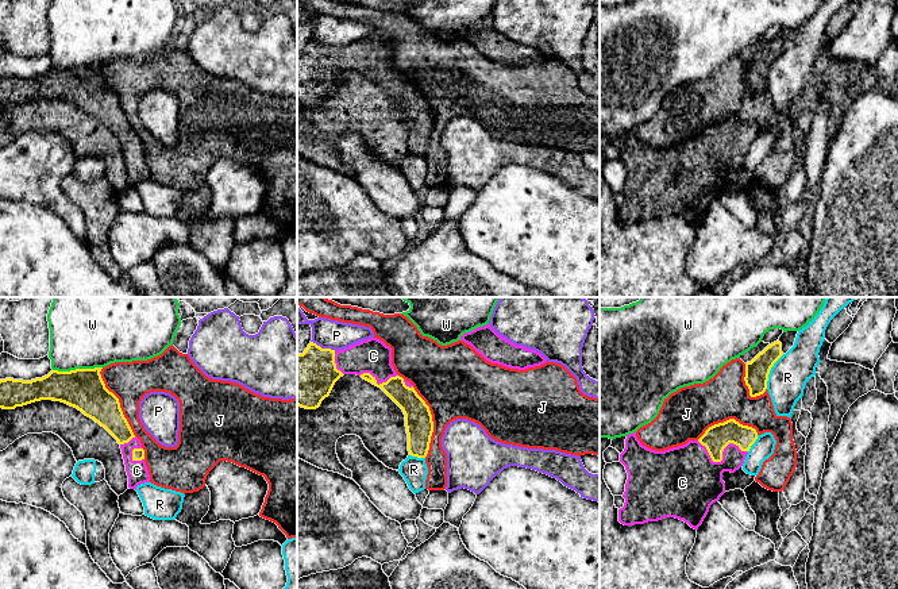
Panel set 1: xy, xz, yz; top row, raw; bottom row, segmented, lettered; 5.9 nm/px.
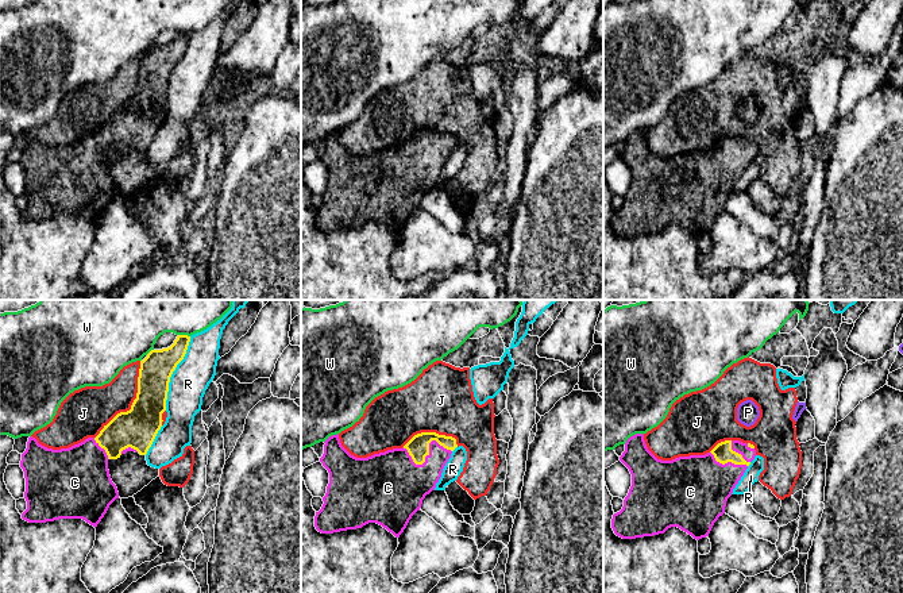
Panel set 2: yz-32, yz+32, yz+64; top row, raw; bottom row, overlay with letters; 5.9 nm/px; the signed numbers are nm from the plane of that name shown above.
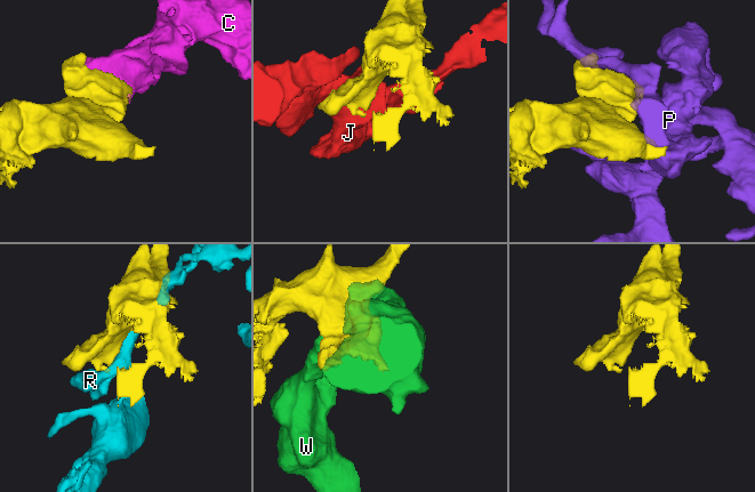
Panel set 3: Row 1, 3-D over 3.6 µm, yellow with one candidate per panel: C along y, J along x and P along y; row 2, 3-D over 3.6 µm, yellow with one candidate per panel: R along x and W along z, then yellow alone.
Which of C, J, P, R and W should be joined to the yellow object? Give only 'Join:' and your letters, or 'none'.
Join: C

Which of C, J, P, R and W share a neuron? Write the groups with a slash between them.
C / J / P / R / W

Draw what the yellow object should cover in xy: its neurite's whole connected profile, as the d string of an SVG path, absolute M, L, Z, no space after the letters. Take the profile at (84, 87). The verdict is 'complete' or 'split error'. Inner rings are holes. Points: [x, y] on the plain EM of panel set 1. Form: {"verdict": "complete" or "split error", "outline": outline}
{"verdict": "split error", "outline": "M101 66L51 68L47 73L31 78L0 77L0 105L15 107L41 97L61 99L77 105L117 138L128 185L136 188L138 182L150 180L144 147L124 115L119 96L105 85Z"}

